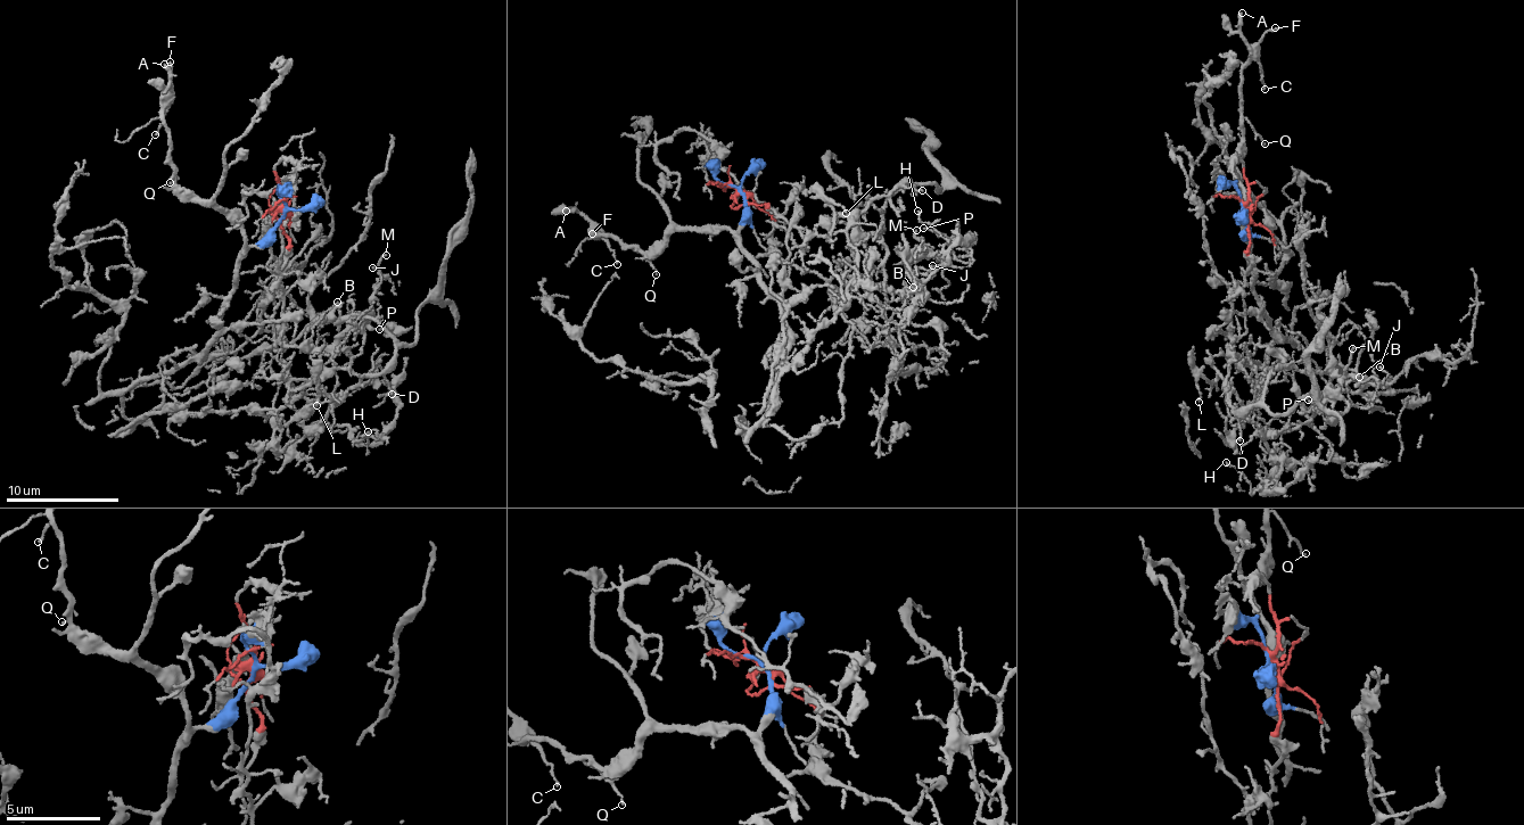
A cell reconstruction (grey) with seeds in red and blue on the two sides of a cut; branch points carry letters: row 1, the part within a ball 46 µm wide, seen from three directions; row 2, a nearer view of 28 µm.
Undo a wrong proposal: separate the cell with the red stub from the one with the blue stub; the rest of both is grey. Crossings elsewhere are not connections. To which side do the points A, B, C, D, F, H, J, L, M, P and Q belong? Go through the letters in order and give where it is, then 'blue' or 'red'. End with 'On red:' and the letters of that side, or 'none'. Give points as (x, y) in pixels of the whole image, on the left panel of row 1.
A: place (164, 64); blue
B: place (337, 302); red
C: place (155, 134); blue
D: place (392, 394); red
F: place (170, 62); blue
H: place (368, 431); red
J: place (372, 267); red
L: place (316, 405); red
M: place (386, 255); red
P: place (379, 329); red
Q: place (170, 182); blue
On red: B, D, H, J, L, M, P

